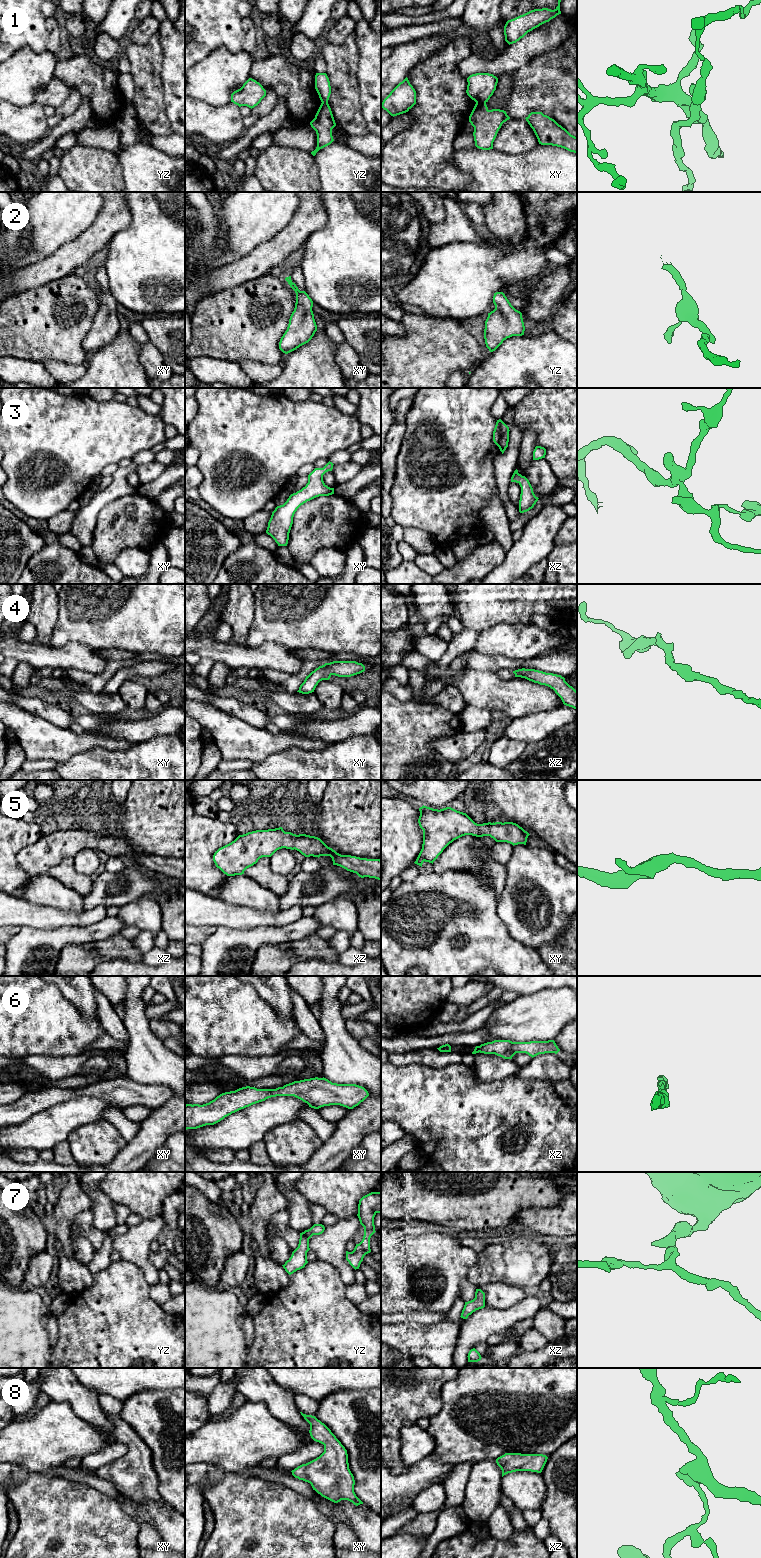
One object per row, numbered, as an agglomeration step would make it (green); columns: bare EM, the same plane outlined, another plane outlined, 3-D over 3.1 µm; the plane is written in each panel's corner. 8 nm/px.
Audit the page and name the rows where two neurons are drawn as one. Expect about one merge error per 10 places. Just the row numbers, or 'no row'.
1

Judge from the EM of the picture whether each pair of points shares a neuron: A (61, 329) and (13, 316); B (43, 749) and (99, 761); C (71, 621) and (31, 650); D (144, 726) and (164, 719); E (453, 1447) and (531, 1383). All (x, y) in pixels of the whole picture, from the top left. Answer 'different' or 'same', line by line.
A: same
B: different
C: different
D: same
E: same

